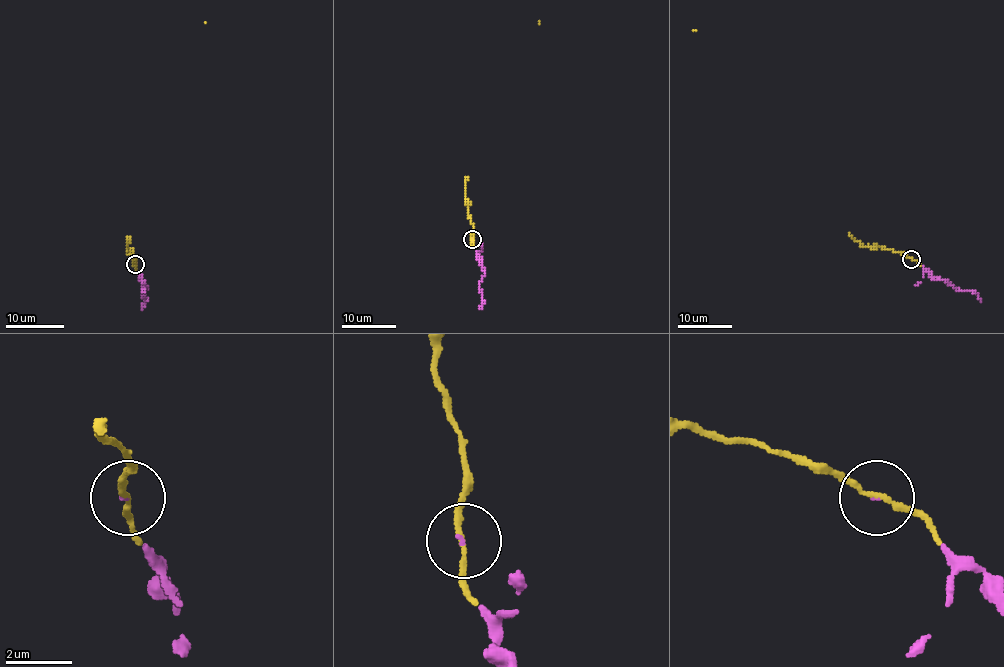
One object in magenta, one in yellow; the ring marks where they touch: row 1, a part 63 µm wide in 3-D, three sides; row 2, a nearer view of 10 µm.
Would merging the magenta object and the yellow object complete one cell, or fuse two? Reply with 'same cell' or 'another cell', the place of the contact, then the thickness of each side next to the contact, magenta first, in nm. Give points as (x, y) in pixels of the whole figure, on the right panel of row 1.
same cell; at (911, 259); 50 nm thick on the magenta side, 160 nm on the other

